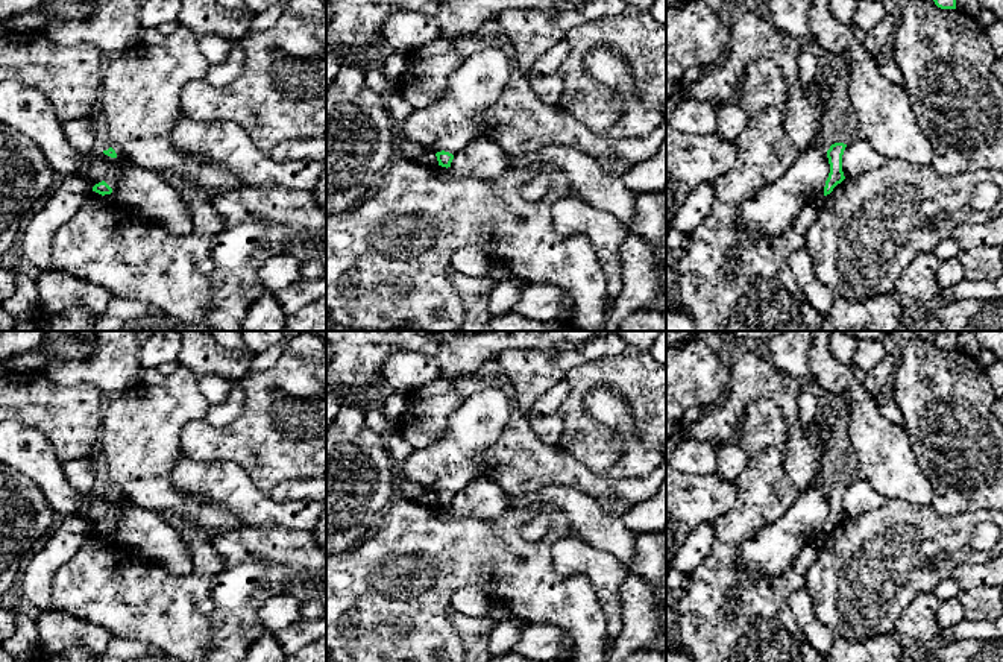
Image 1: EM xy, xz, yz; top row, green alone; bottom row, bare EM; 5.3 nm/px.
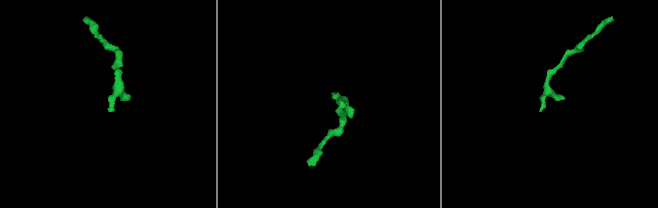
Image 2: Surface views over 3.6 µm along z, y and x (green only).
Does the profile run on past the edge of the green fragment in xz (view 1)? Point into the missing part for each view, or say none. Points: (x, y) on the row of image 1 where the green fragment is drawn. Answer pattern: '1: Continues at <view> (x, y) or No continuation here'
1: No continuation here

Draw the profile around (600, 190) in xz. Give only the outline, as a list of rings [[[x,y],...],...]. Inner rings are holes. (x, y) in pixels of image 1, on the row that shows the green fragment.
[[[549,144],[540,150],[511,155],[508,169],[527,169],[536,162],[558,166],[568,175],[569,184],[581,193],[586,203],[613,214],[631,231],[636,216],[636,194],[619,179],[608,176],[598,159],[574,147]]]

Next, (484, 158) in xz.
[[[475,138],[454,155],[449,172],[452,175],[473,175],[493,179],[508,170],[511,155],[489,138]]]

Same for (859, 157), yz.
[[[863,137],[847,144],[842,155],[842,172],[845,178],[880,169],[888,159]]]

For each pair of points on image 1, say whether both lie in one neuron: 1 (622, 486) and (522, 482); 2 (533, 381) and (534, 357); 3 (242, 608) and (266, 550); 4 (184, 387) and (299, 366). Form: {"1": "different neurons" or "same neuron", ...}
{"1": "same neuron", "2": "same neuron", "3": "same neuron", "4": "different neurons"}

